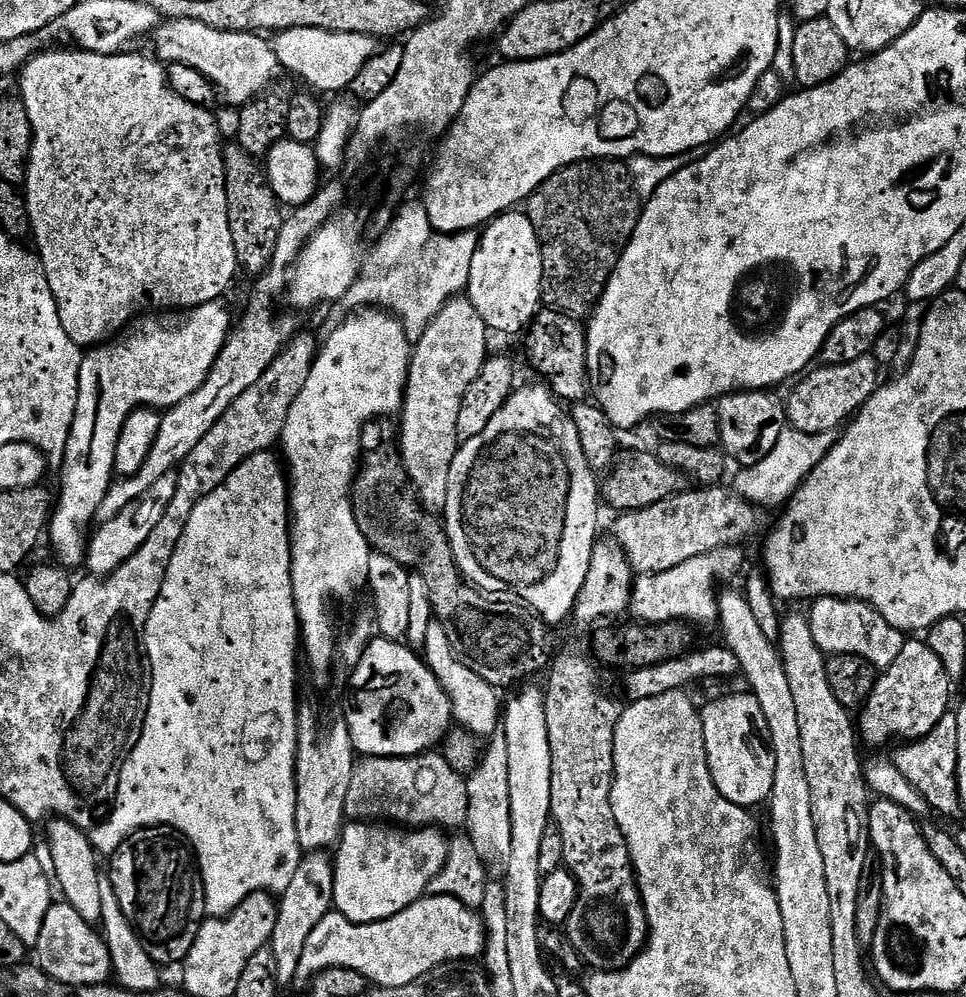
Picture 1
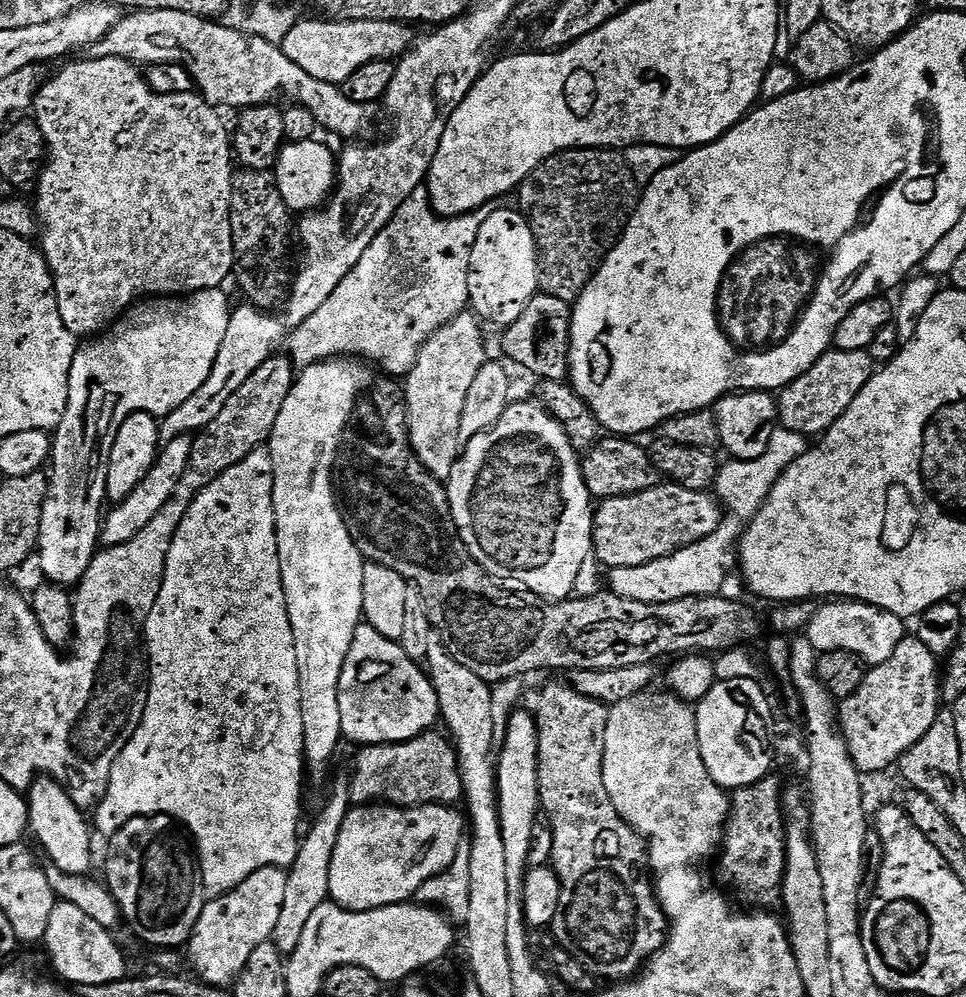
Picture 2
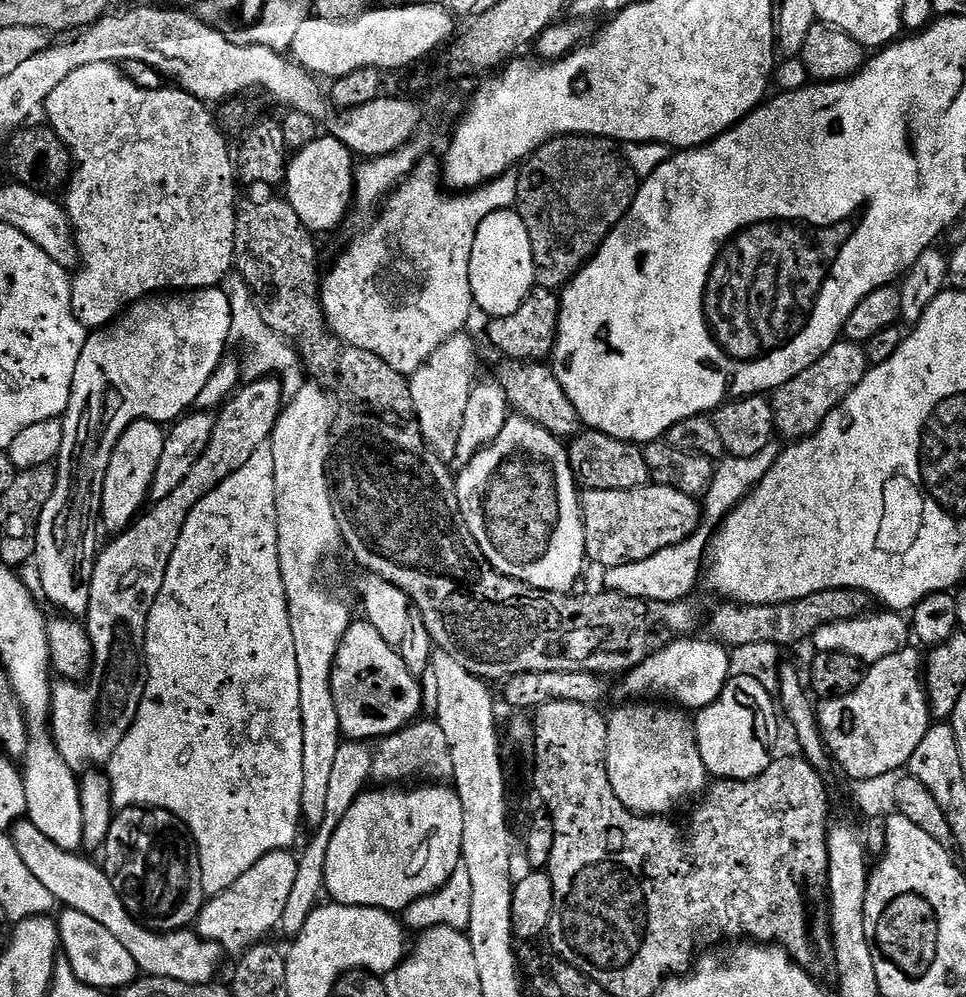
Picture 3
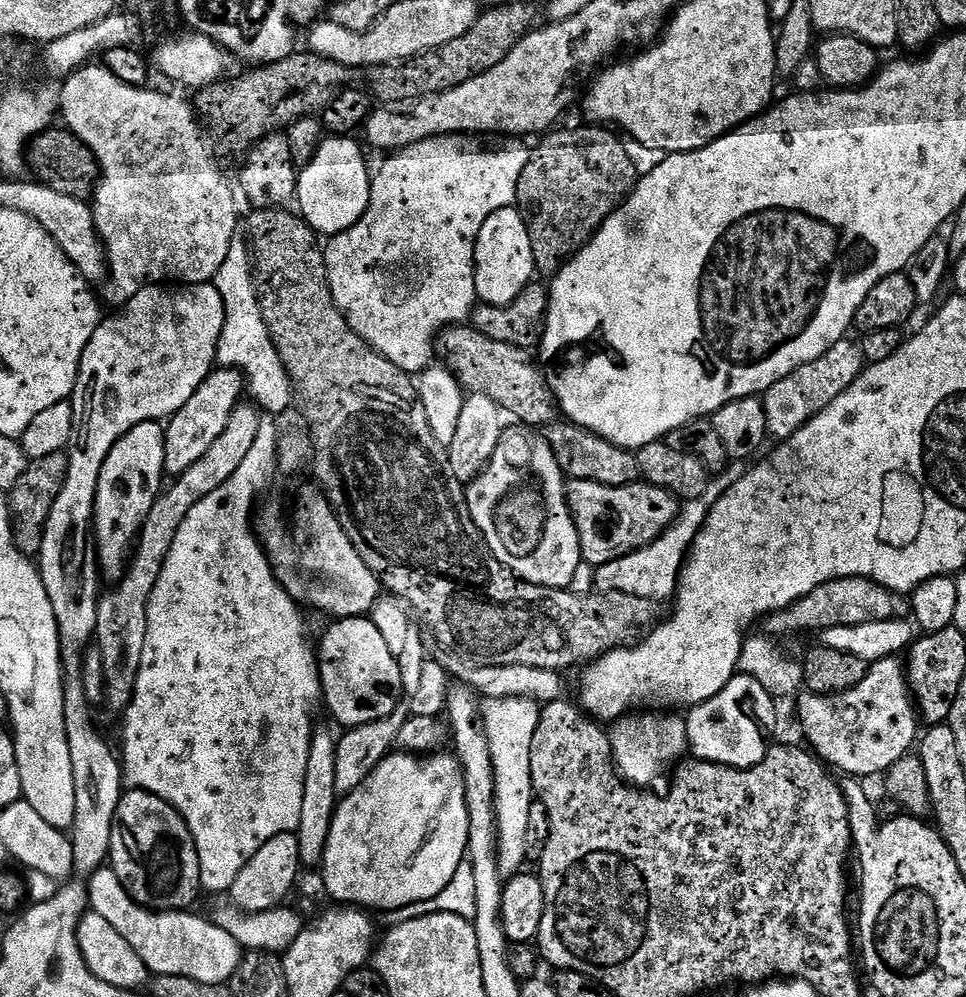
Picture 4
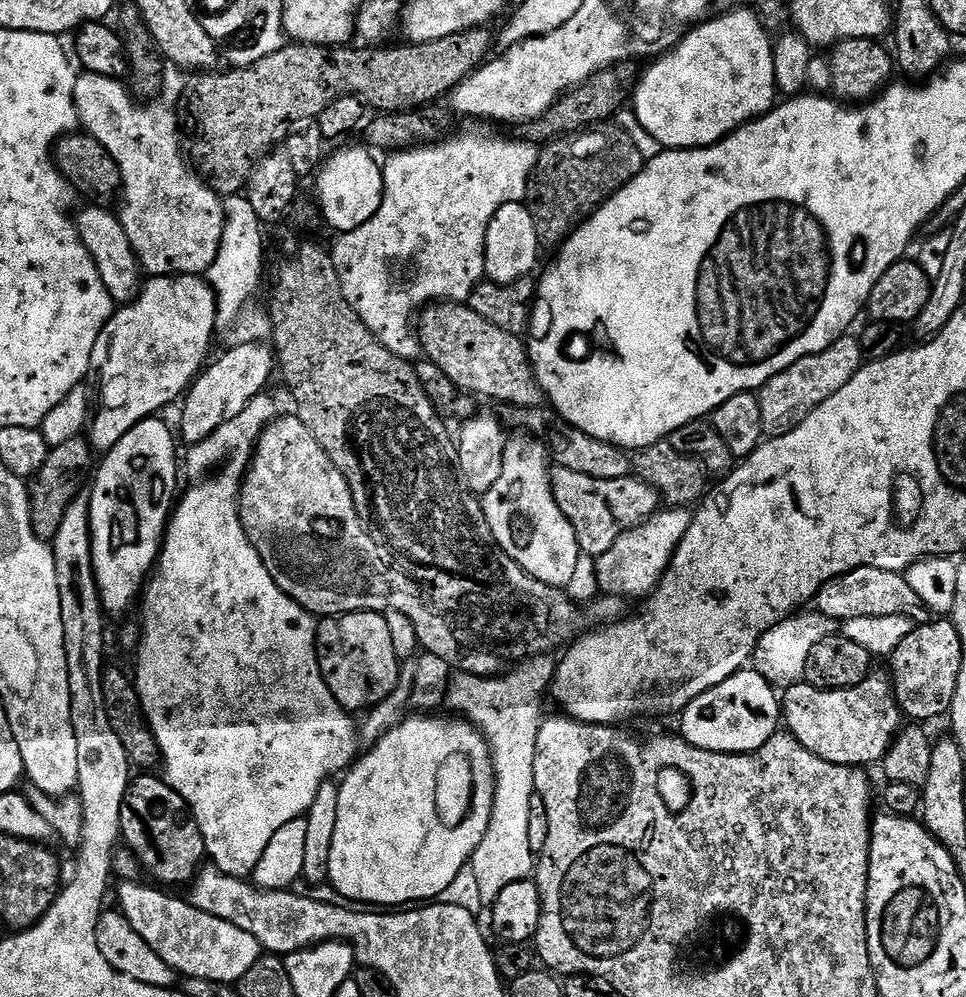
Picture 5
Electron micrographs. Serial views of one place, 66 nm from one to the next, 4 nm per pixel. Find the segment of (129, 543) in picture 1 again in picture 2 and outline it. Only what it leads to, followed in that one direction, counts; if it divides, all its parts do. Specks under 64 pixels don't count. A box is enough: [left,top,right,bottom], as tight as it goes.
[101,435,193,547]

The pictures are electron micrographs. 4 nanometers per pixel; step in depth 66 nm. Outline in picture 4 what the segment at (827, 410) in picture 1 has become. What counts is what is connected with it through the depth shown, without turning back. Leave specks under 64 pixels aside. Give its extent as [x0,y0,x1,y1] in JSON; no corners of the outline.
[762,338,865,442]

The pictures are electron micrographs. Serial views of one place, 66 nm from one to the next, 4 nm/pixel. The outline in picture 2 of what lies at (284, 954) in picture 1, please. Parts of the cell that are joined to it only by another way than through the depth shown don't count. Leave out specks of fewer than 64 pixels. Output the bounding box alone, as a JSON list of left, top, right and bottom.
[271,775,354,954]

